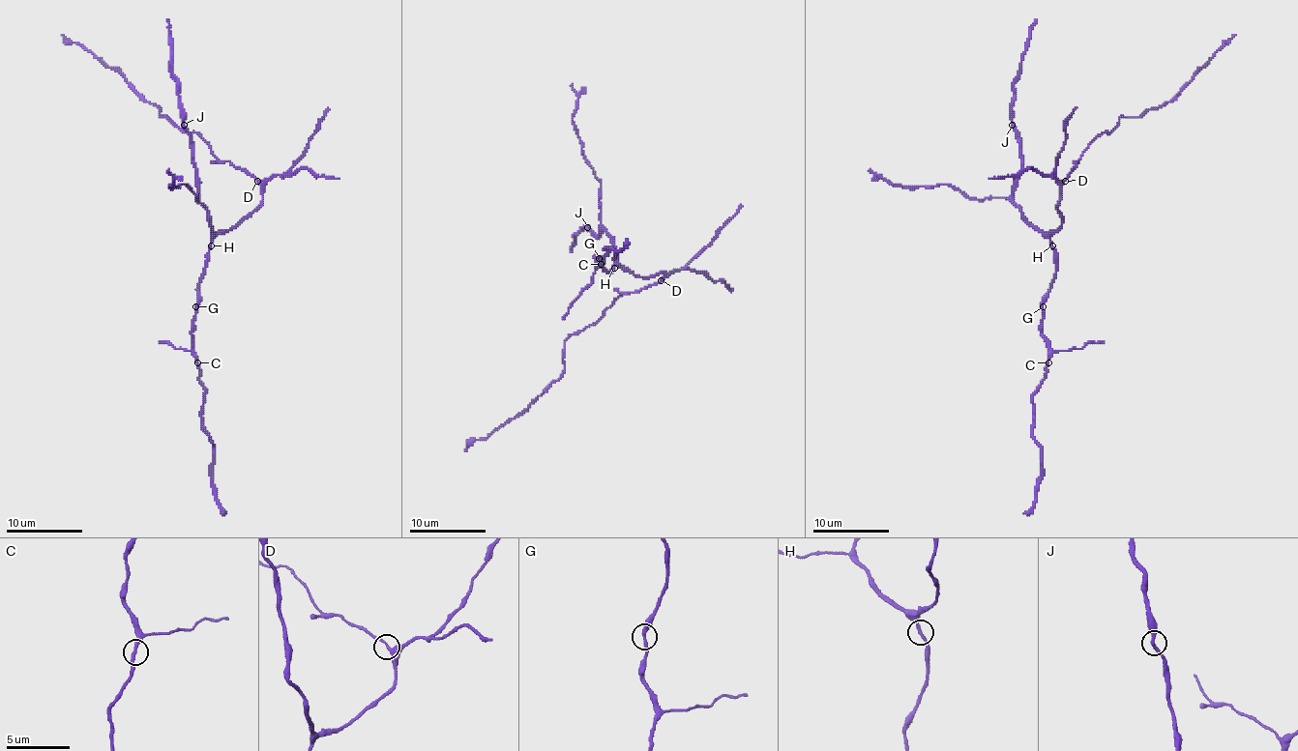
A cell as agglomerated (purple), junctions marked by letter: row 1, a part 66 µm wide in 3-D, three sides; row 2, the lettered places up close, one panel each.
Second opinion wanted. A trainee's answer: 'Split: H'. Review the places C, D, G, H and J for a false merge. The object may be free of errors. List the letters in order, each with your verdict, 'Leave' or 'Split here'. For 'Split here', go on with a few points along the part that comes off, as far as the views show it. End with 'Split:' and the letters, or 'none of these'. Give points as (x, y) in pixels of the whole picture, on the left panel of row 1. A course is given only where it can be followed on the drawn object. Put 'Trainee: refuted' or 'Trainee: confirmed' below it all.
C: Leave
D: Leave
G: Leave
H: Leave
J: Leave
Split: none of these
Trainee: refuted

